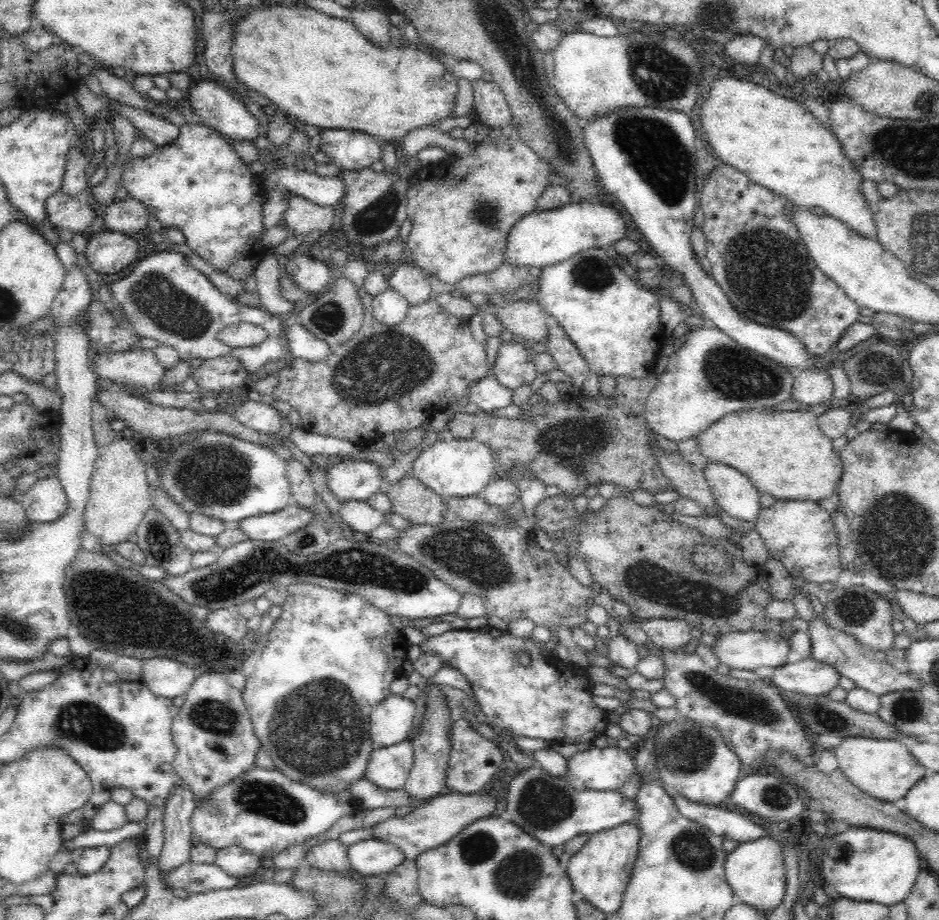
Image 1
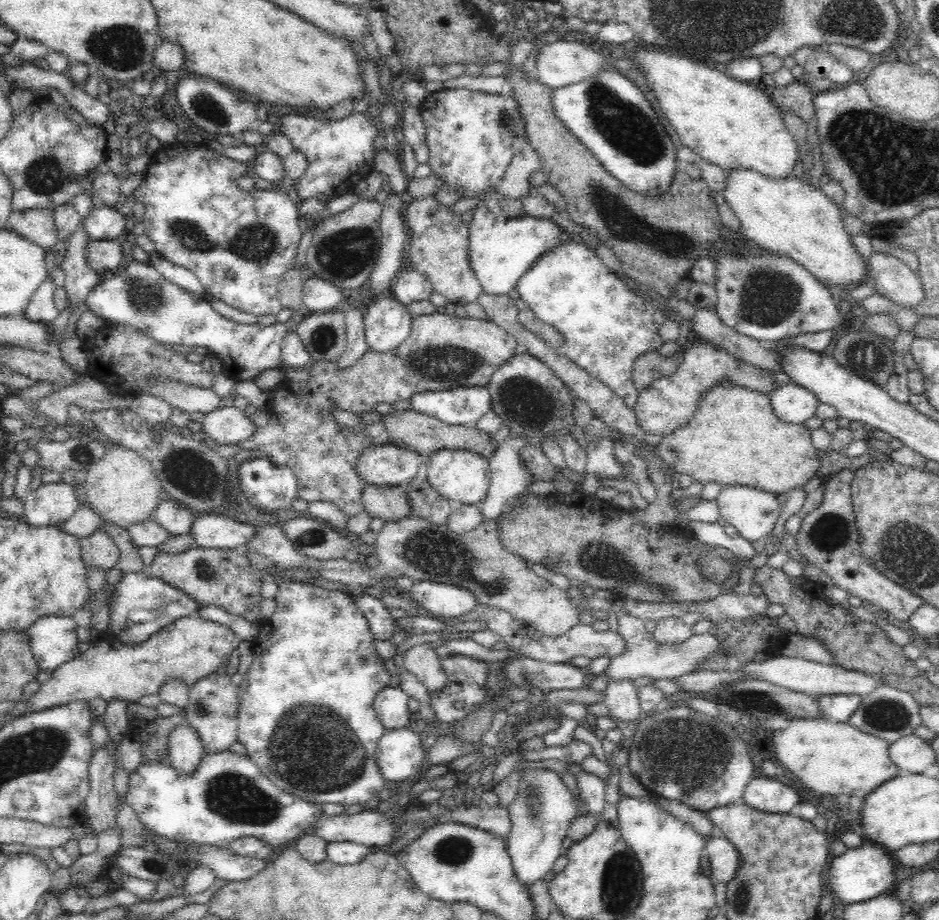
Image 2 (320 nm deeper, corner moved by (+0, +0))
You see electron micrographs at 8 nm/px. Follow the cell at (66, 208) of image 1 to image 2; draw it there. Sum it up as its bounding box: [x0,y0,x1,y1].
[3,207,59,250]

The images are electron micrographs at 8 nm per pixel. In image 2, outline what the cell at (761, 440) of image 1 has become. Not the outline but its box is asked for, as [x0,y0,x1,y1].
[652,382,822,495]

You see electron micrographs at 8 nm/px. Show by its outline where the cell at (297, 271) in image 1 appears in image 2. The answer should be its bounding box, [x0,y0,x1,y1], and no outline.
[302,273,342,313]

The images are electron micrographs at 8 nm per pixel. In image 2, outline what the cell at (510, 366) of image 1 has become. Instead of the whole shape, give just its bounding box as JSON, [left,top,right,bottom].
[487,351,575,450]

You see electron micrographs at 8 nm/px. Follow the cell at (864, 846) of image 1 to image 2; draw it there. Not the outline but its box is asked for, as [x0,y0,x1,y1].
[825,840,896,904]

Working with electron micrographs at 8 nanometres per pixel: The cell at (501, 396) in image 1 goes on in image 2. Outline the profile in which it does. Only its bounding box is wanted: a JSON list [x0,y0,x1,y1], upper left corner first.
[410,386,490,426]

